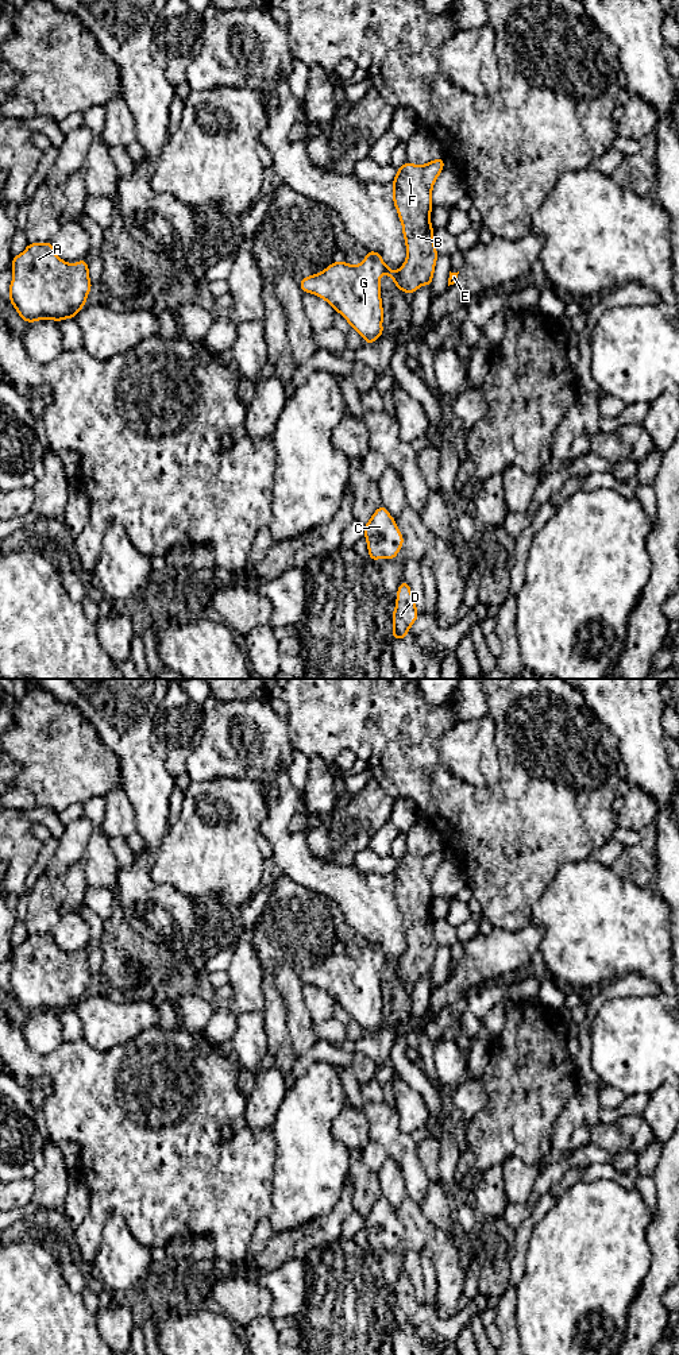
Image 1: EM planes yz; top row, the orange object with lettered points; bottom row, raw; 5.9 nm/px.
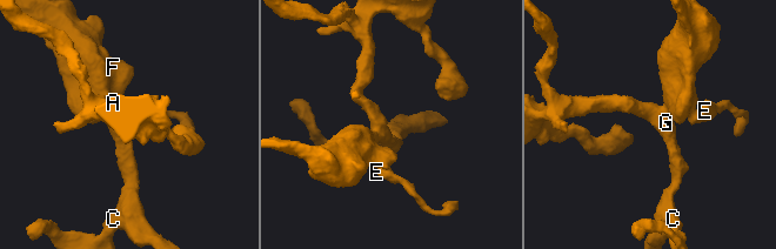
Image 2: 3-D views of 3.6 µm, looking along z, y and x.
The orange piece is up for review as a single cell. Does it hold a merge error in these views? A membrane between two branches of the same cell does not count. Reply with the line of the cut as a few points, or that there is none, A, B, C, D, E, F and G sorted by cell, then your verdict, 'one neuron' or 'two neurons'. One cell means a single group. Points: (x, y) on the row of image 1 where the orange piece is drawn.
cut none; groups A B C D E F G; one neuron

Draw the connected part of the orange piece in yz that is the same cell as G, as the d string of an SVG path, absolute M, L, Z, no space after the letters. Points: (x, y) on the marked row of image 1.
M443 158L427 165L406 162L391 182L393 202L406 244L406 260L398 271L389 269L379 252L367 250L358 266L335 262L298 283L302 292L319 296L339 312L367 345L383 335L381 275L387 274L402 293L414 294L420 286L432 285L439 258L429 220L432 188L443 169Z

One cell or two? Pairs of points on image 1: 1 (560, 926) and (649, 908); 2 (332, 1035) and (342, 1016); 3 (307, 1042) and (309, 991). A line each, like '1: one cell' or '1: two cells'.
1: one cell
2: two cells
3: two cells

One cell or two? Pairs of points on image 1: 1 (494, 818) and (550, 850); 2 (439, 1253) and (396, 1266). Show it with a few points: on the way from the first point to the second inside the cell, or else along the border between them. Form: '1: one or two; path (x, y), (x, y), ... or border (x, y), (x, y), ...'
1: one; path (508, 832), (533, 834), (536, 837)
2: one; path (425, 1243), (409, 1243), (400, 1253)

